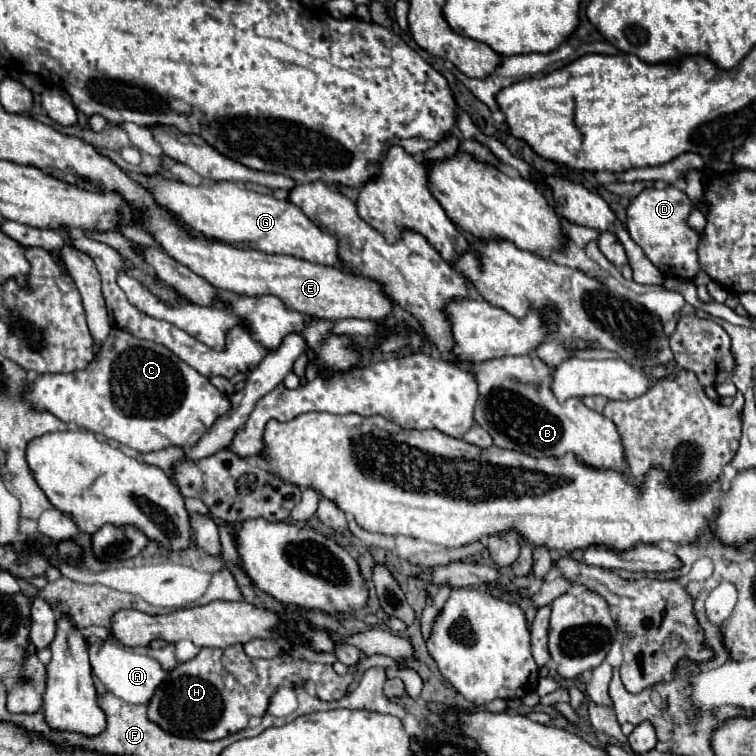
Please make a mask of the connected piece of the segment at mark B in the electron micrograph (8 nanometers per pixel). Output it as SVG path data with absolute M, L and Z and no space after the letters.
M536 355L502 357L468 365L476 375L480 401L476 405L474 419L486 429L494 445L526 453L530 457L562 457L574 453L578 461L594 469L626 471L626 455L622 449L622 437L616 425L602 413L596 413L582 405L580 399L566 399L558 403L550 393L550 369Z

